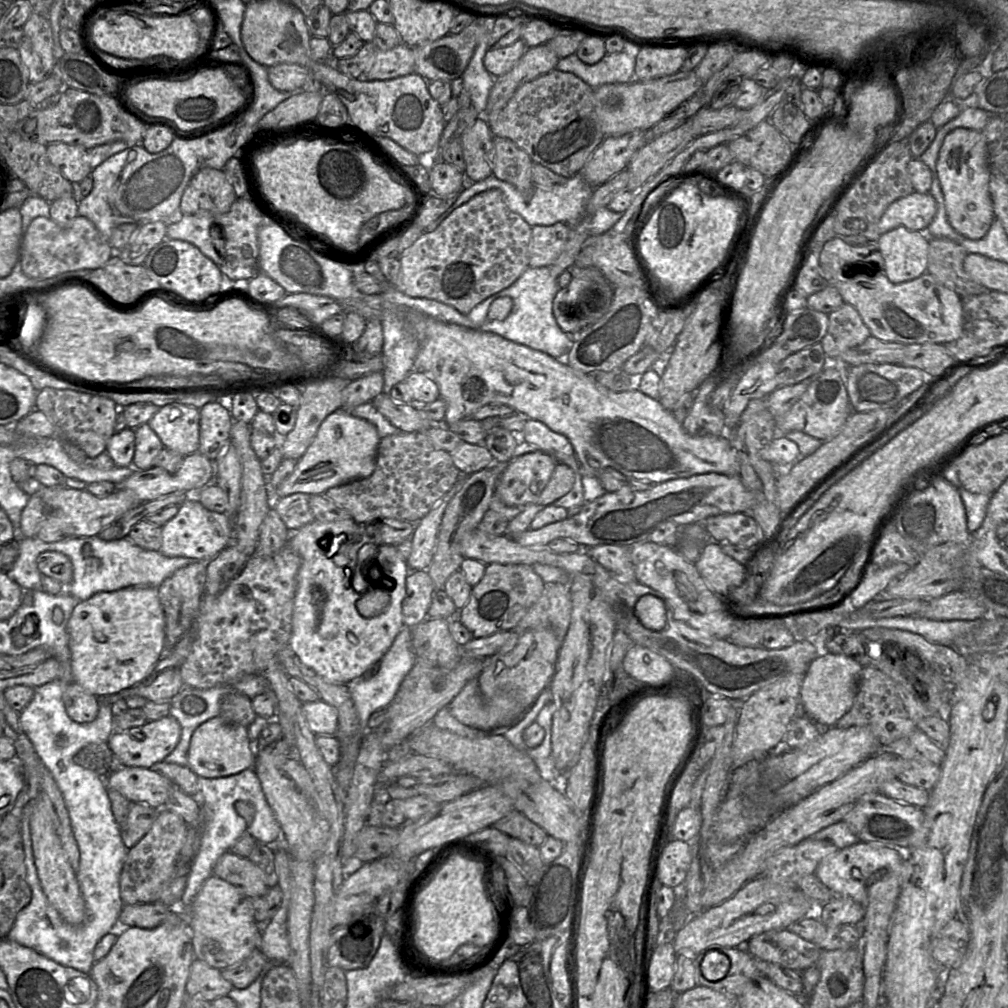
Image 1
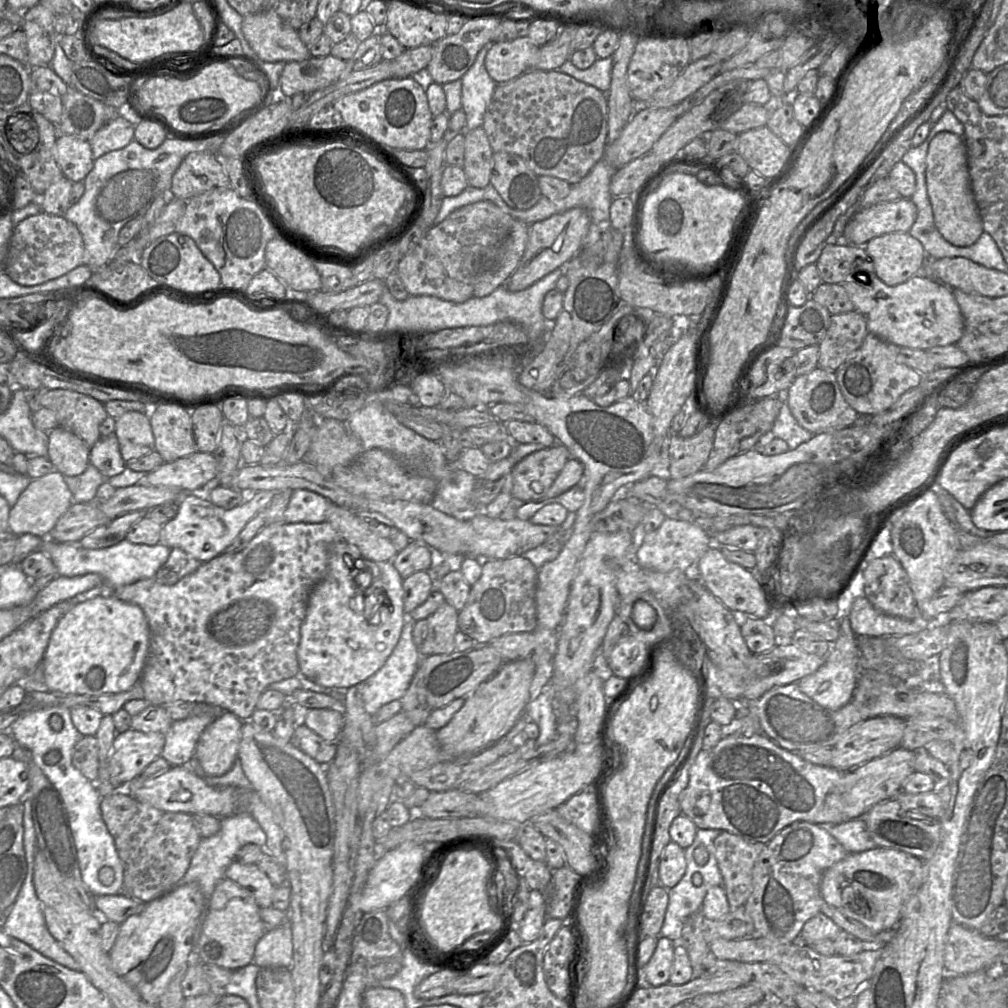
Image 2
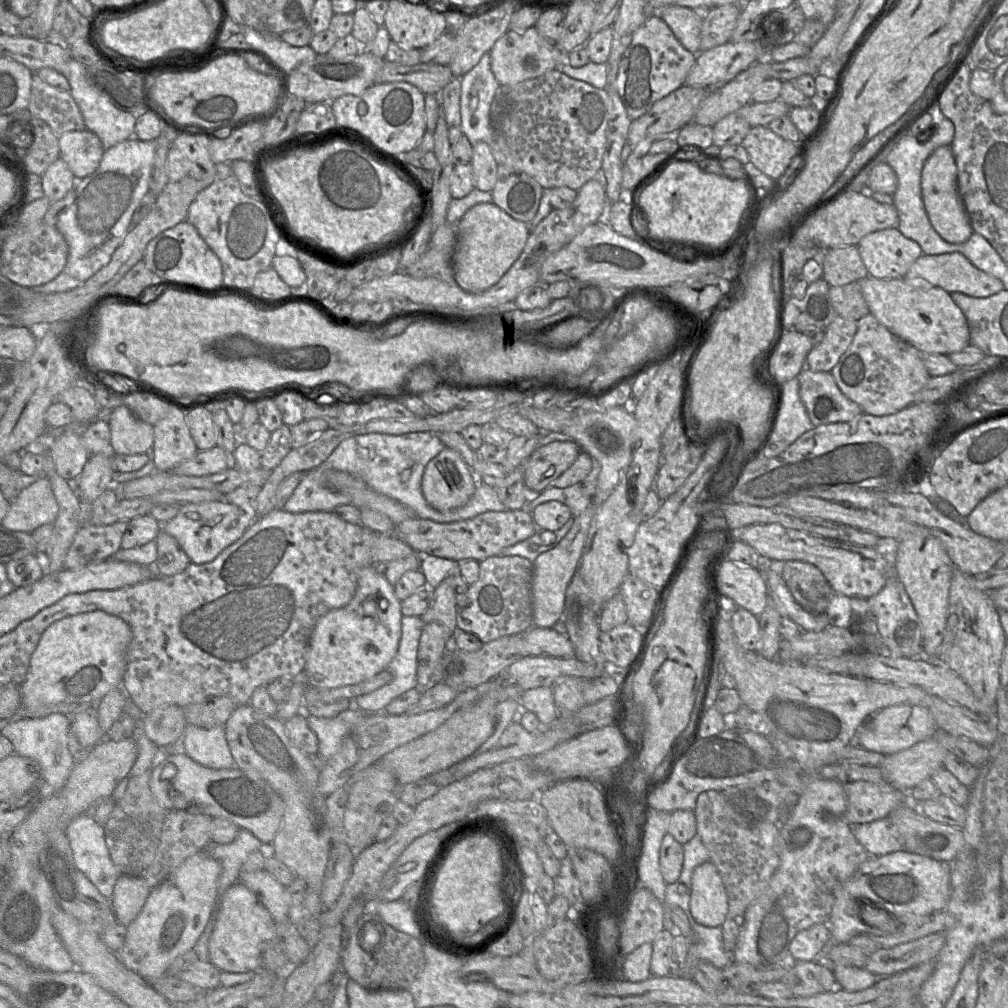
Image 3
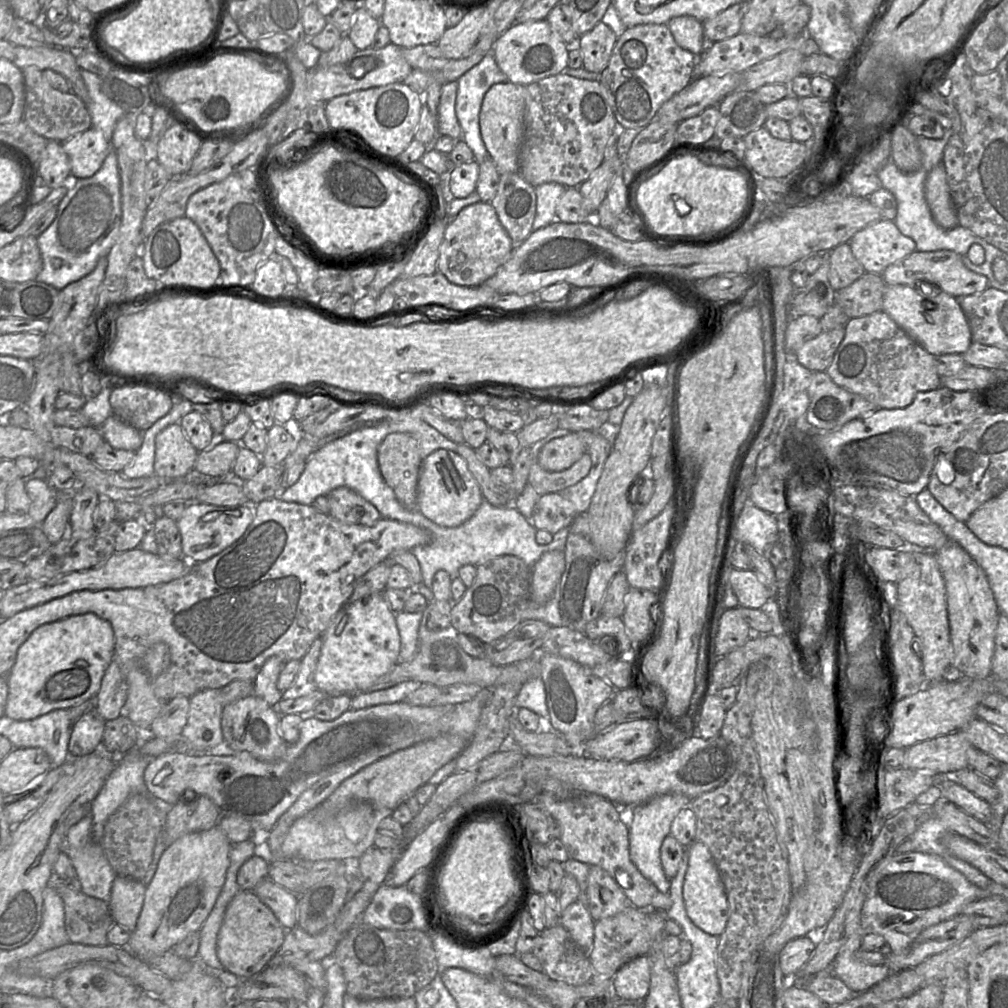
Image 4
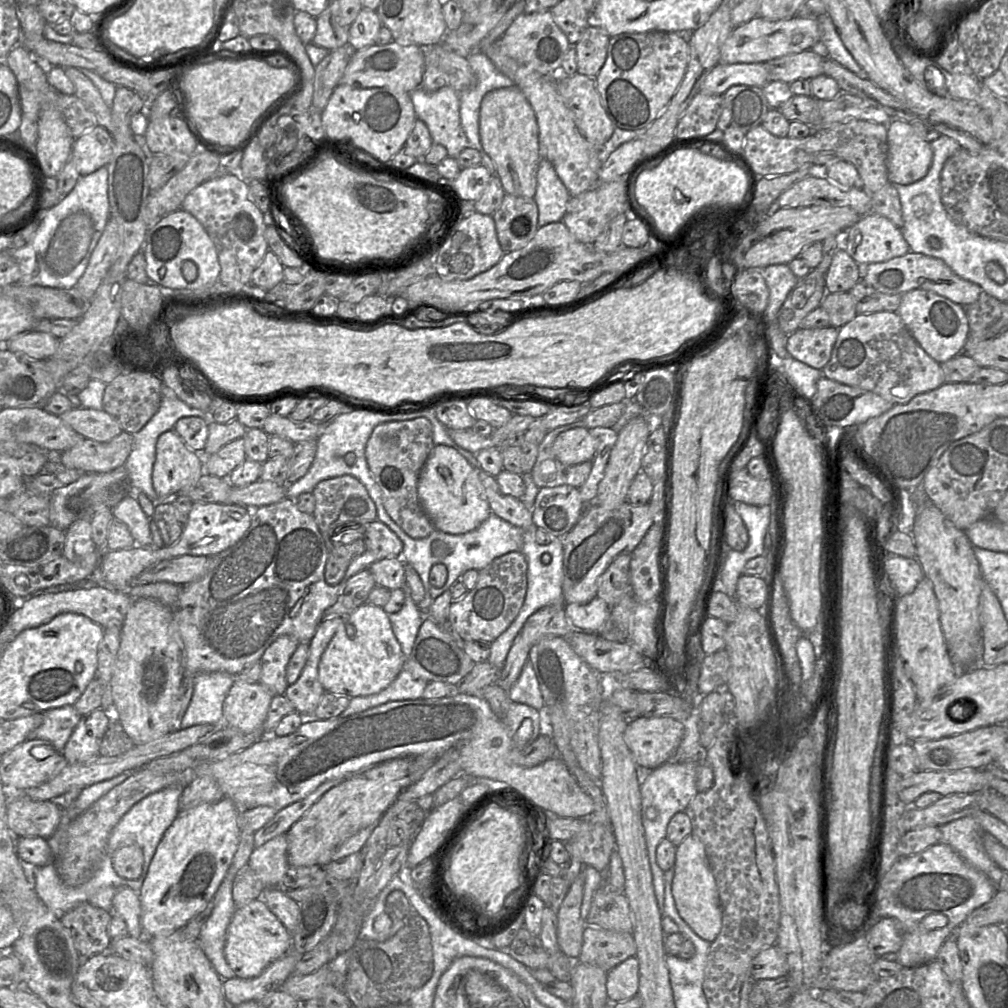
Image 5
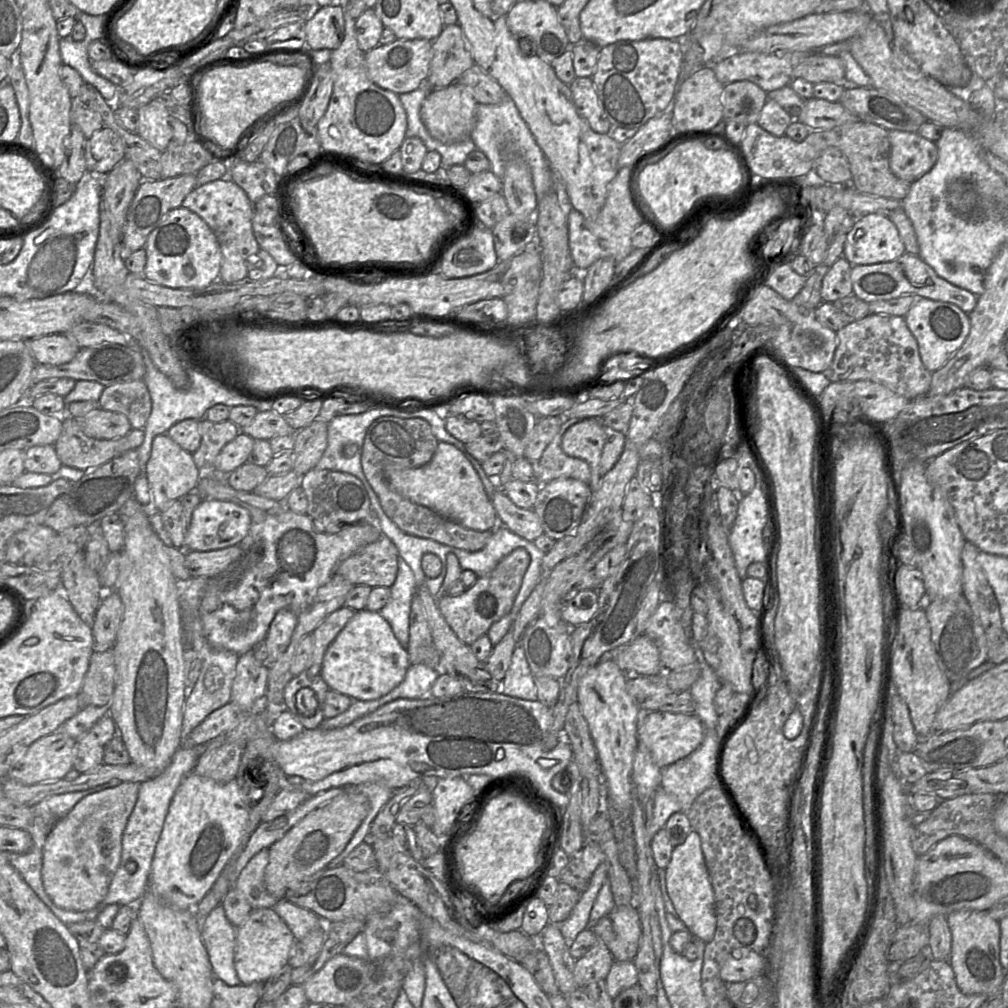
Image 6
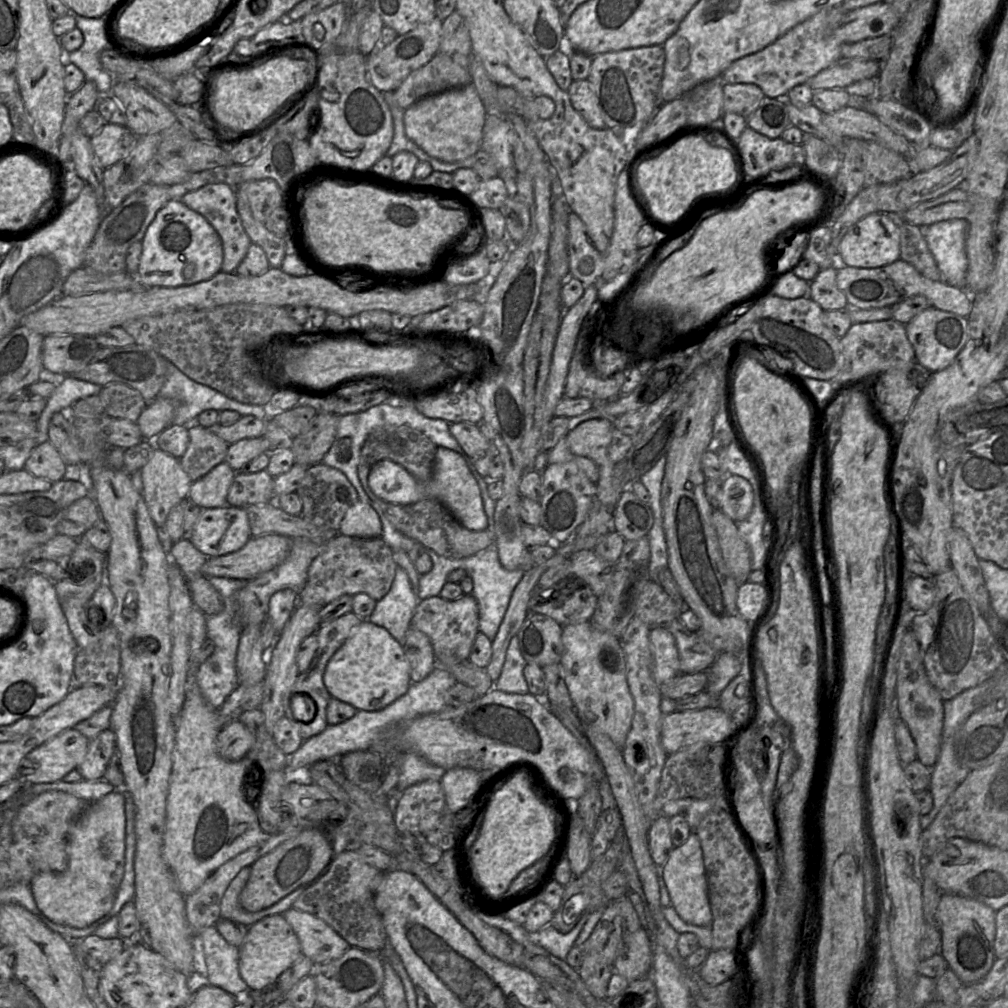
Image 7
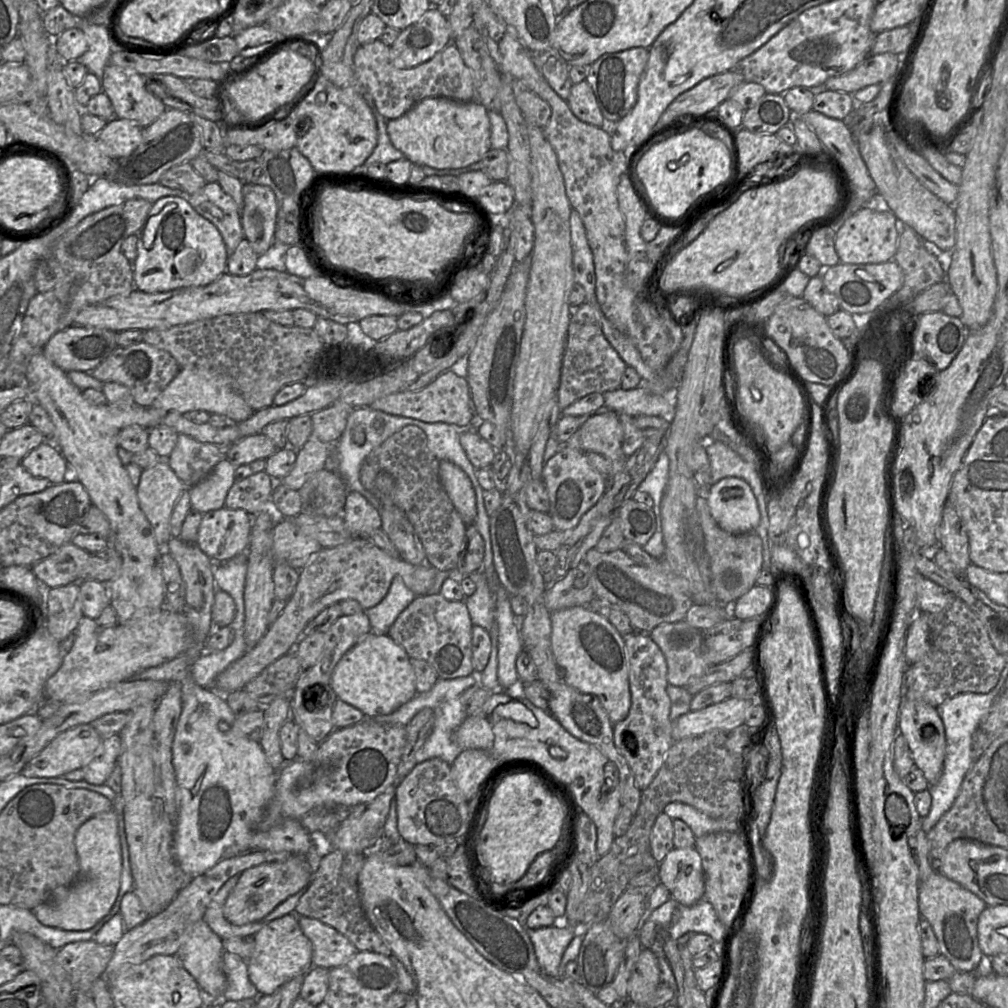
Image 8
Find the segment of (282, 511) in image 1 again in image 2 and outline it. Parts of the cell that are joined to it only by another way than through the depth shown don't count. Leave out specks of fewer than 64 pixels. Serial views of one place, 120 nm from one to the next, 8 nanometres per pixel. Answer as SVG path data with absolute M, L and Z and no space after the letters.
M304 489L293 490L284 512L284 522L312 524L324 522L330 503L315 492Z

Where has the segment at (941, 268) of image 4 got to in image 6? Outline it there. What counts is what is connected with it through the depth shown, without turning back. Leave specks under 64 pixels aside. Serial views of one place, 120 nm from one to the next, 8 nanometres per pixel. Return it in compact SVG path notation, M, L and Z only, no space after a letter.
M907 252L890 262L853 265L850 277L853 294L867 303L894 299L902 295L918 295L922 298L954 304L969 314L975 308L978 299L974 293L940 277L919 255Z

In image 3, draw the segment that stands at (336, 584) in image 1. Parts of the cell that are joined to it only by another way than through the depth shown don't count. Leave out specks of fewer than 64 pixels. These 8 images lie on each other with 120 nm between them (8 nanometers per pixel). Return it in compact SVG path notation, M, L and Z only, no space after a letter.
M373 564L363 568L359 572L352 600L346 606L323 615L314 627L304 667L308 687L338 688L353 685L386 670L399 648L402 618L401 601L395 595L394 586L376 572Z

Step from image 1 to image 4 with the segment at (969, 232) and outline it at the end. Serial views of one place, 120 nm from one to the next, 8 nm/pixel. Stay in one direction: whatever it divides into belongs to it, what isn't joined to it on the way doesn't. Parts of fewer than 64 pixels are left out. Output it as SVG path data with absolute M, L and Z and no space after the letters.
M942 162L927 174L924 192L935 223L947 230L957 227L959 225L957 211Z

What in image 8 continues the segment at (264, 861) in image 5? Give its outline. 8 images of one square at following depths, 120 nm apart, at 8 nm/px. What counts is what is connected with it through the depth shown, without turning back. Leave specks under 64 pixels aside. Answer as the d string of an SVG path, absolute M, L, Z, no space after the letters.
M234 876L222 886L222 888L208 904L203 915L202 920L220 939L227 939L229 937L251 933L264 923L263 918L260 921L236 926L229 923L224 917L223 906L225 900L236 885L238 878L239 876Z

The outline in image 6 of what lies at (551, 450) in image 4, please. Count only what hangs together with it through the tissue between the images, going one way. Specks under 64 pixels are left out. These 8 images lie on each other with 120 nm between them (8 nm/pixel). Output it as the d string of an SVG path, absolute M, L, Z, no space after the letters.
M598 418L583 419L566 430L562 437L563 452L573 458L584 460L591 469L589 487L593 493L599 489L602 475L600 461L605 444L604 425Z

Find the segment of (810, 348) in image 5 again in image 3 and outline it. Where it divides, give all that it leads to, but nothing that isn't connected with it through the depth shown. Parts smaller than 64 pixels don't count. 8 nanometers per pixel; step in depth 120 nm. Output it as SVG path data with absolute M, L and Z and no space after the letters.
M837 315L825 330L822 341L806 356L813 371L831 372L850 346L857 331L857 321Z

